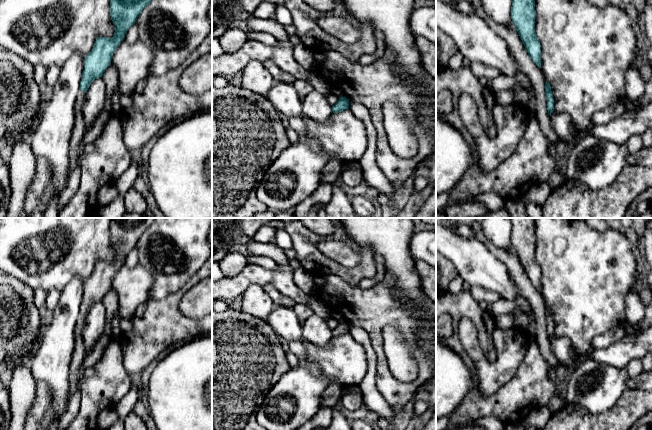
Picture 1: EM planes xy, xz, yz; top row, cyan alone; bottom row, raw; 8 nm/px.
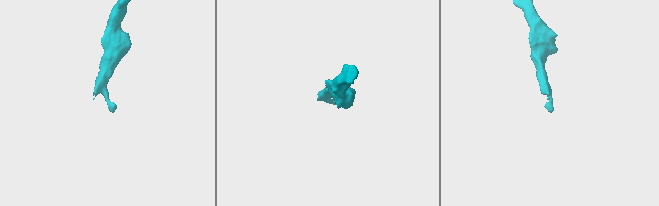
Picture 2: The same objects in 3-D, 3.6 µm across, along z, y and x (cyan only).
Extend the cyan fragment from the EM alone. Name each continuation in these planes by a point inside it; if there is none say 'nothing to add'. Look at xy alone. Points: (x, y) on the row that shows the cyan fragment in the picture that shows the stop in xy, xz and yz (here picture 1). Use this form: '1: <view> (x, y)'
1: xy (80, 128)

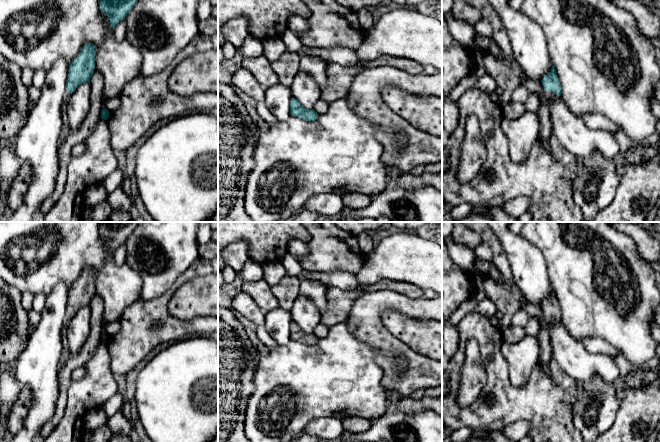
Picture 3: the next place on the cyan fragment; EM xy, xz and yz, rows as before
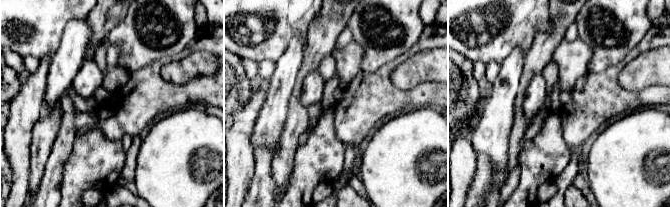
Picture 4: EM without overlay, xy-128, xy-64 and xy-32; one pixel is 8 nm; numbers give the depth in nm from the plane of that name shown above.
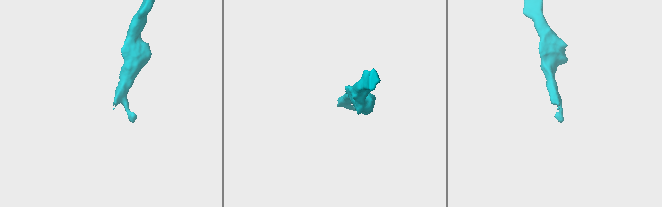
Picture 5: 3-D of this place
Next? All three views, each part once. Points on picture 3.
1: yz (545, 130)

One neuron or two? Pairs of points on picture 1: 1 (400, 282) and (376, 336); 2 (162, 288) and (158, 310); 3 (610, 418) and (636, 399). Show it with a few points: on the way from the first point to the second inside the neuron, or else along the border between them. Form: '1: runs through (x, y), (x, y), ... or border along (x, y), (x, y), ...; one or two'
1: border along (389, 281), (396, 293), (404, 296), (415, 305); two
2: border along (181, 287), (161, 298), (150, 299); two
3: runs through (616, 418), (630, 405); one

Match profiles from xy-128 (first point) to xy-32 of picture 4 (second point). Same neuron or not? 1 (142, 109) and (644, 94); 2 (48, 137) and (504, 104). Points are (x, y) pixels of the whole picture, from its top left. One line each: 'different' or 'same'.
1: same
2: different

